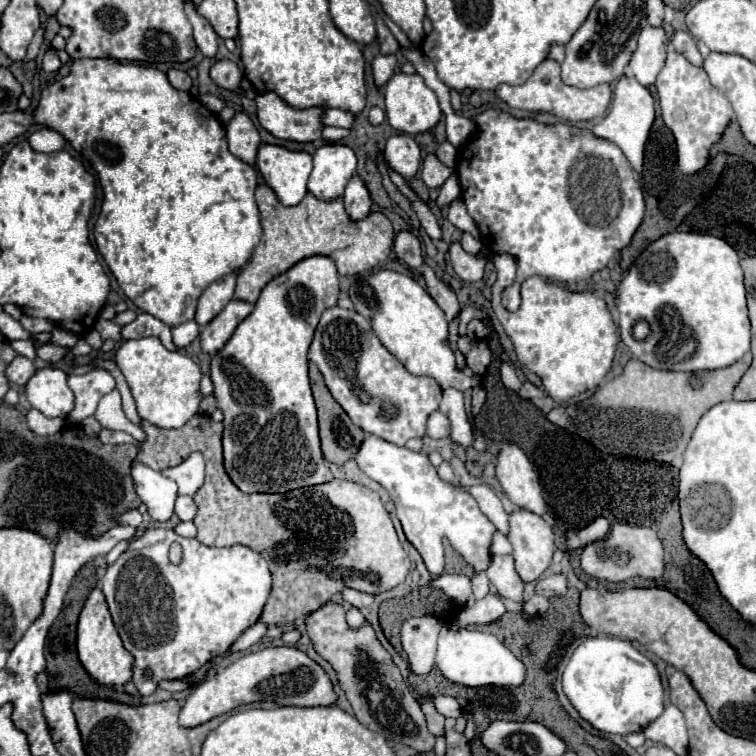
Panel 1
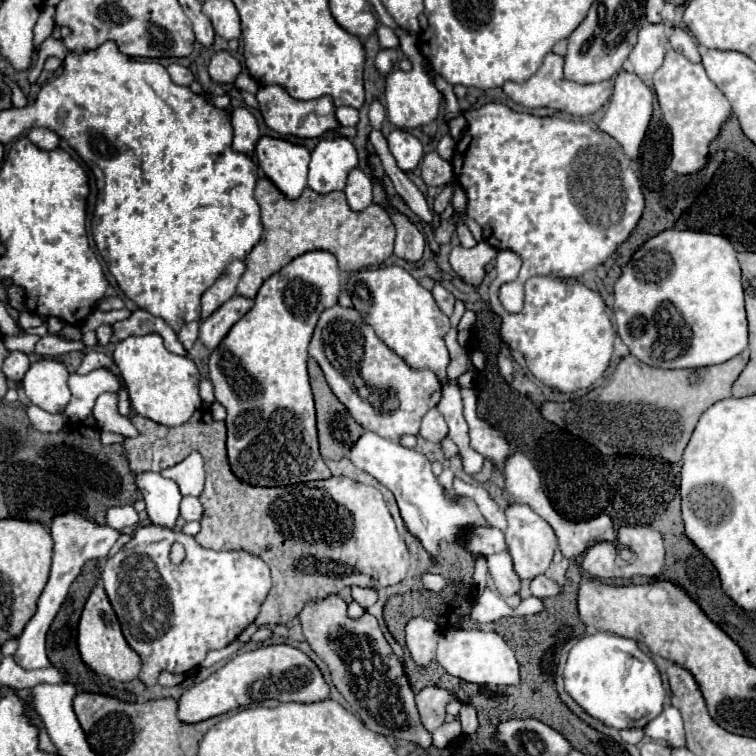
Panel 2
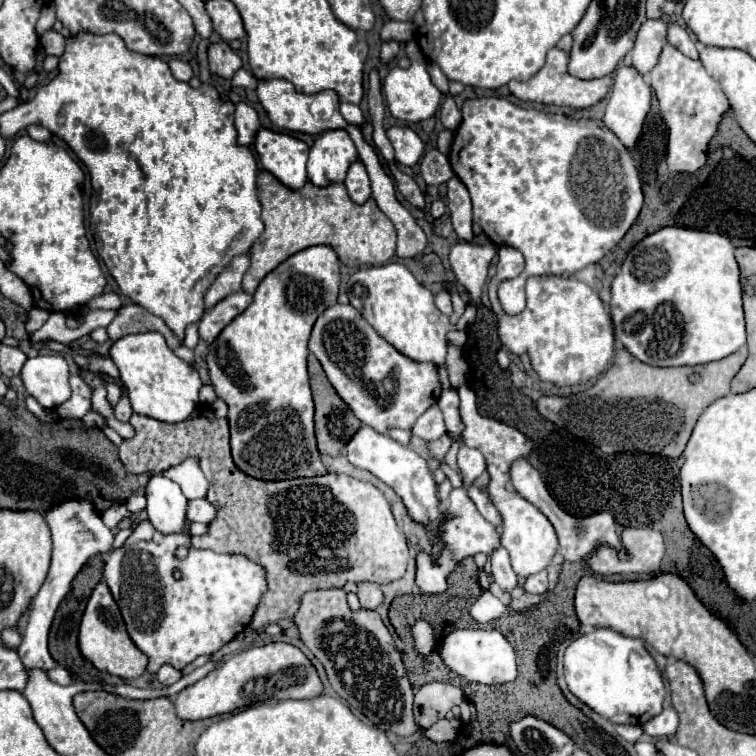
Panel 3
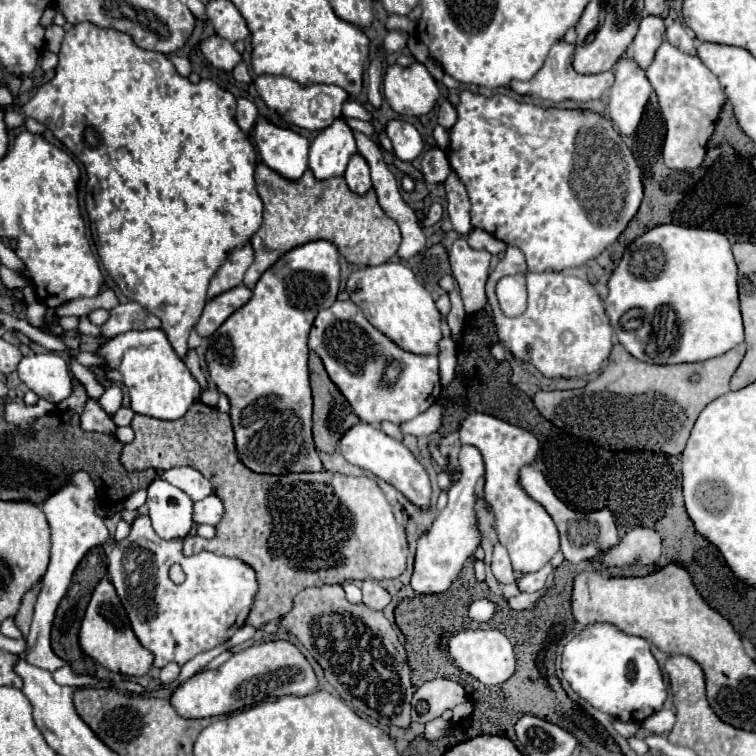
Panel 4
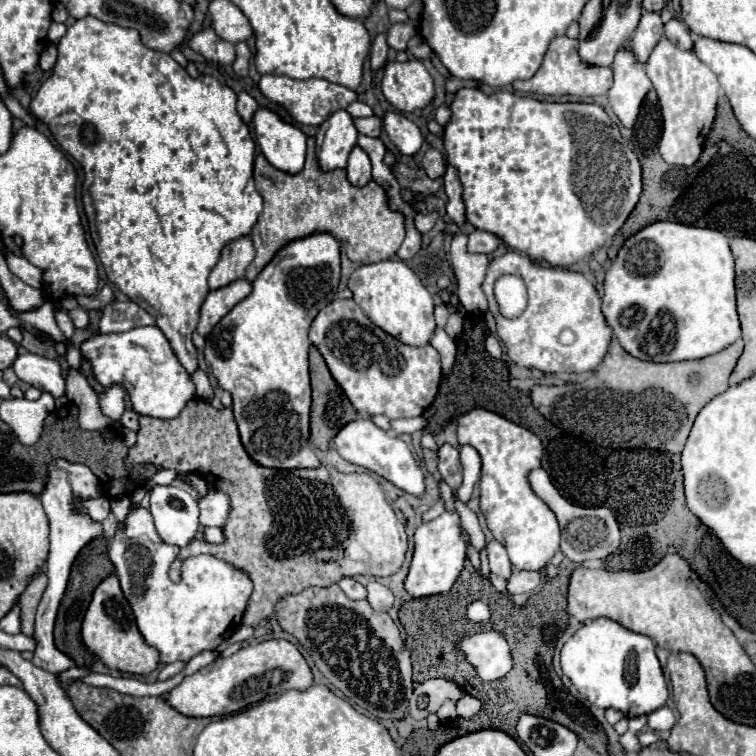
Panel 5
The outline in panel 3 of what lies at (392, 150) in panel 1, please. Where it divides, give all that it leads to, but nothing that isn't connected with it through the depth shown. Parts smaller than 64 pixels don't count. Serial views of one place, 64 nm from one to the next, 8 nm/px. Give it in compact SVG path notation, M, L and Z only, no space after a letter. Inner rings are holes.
M392 126L388 130L388 138L394 146L394 154L396 154L396 162L402 166L414 166L424 152L424 144L418 138L418 134L414 130L410 130L408 126Z

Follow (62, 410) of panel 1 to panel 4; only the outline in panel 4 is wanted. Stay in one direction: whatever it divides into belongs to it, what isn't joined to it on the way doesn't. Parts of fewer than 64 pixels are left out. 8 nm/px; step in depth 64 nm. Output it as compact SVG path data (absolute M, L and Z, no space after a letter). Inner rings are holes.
M34 354L24 356L18 366L20 380L34 392L38 398L52 404L60 404L72 394L72 376L66 366L66 360L58 354Z

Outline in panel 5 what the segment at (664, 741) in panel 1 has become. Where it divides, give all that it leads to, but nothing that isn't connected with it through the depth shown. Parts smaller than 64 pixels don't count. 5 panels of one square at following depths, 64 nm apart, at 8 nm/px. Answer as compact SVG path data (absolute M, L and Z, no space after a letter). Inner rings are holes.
M658 708L654 710L652 714L648 714L648 728L654 730L654 732L664 732L664 730L670 730L674 726L676 718L672 714L670 708Z

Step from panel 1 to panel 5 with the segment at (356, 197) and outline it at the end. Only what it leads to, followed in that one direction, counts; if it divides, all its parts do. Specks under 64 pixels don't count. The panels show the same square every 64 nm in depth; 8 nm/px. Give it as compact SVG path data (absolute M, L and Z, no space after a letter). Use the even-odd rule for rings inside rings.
M356 146L350 152L346 174L348 174L348 180L350 180L352 186L366 186L372 180L370 158L368 158L368 154L360 146Z

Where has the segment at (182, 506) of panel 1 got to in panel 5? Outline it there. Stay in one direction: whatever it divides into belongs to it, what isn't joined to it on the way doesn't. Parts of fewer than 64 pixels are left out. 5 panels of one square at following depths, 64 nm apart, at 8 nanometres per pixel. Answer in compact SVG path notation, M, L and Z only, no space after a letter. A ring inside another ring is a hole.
M210 490L204 498L198 500L200 508L200 524L202 526L224 526L224 520L230 512L228 496L224 496L220 490Z

